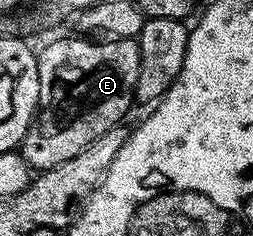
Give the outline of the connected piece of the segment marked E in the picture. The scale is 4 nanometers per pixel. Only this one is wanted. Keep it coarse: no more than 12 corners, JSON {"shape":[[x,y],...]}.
{"shape":[[131,37],[37,53],[30,170],[75,159],[134,108]]}

